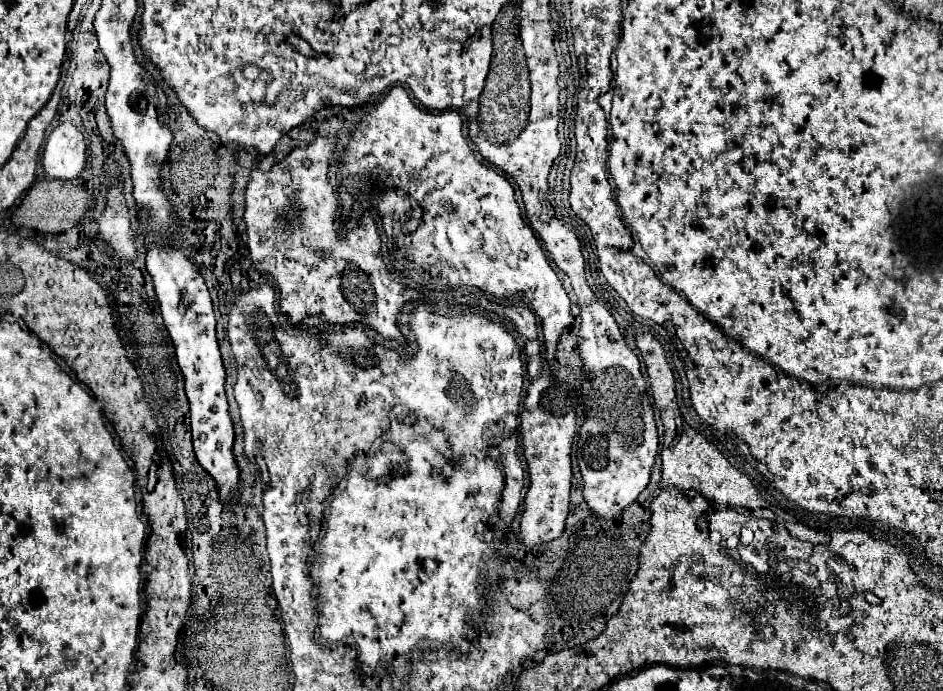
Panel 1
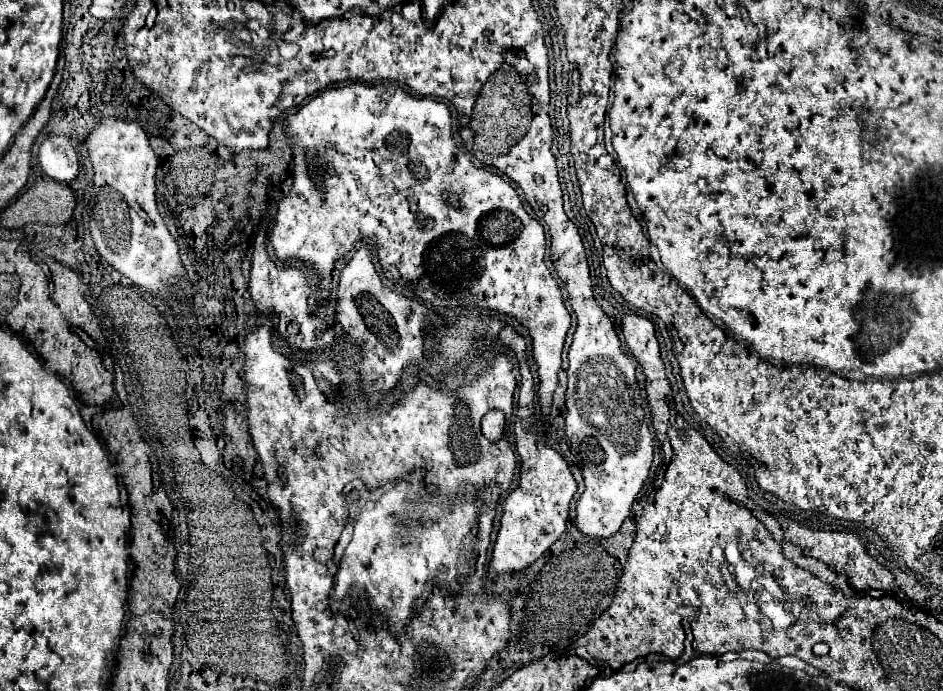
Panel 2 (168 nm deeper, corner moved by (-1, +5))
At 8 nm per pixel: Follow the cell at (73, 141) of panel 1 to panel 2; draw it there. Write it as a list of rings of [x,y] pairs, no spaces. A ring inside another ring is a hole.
[[[50,135],[38,151],[42,171],[54,181],[72,181],[78,175],[78,153],[66,135]]]

